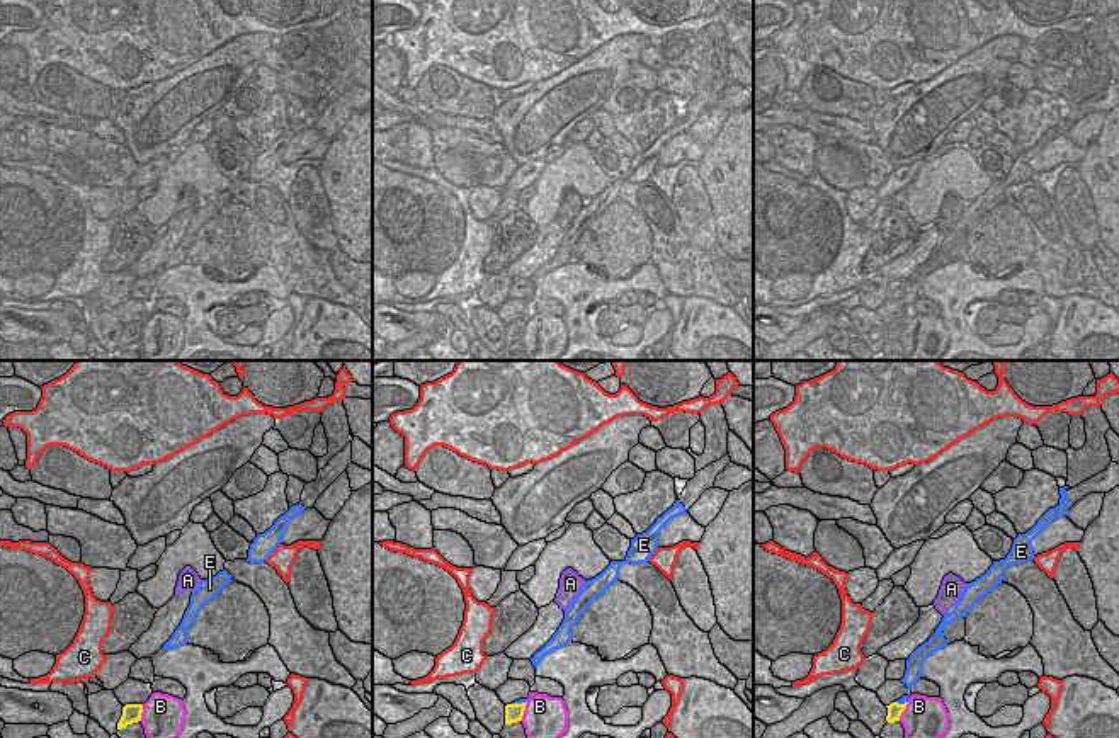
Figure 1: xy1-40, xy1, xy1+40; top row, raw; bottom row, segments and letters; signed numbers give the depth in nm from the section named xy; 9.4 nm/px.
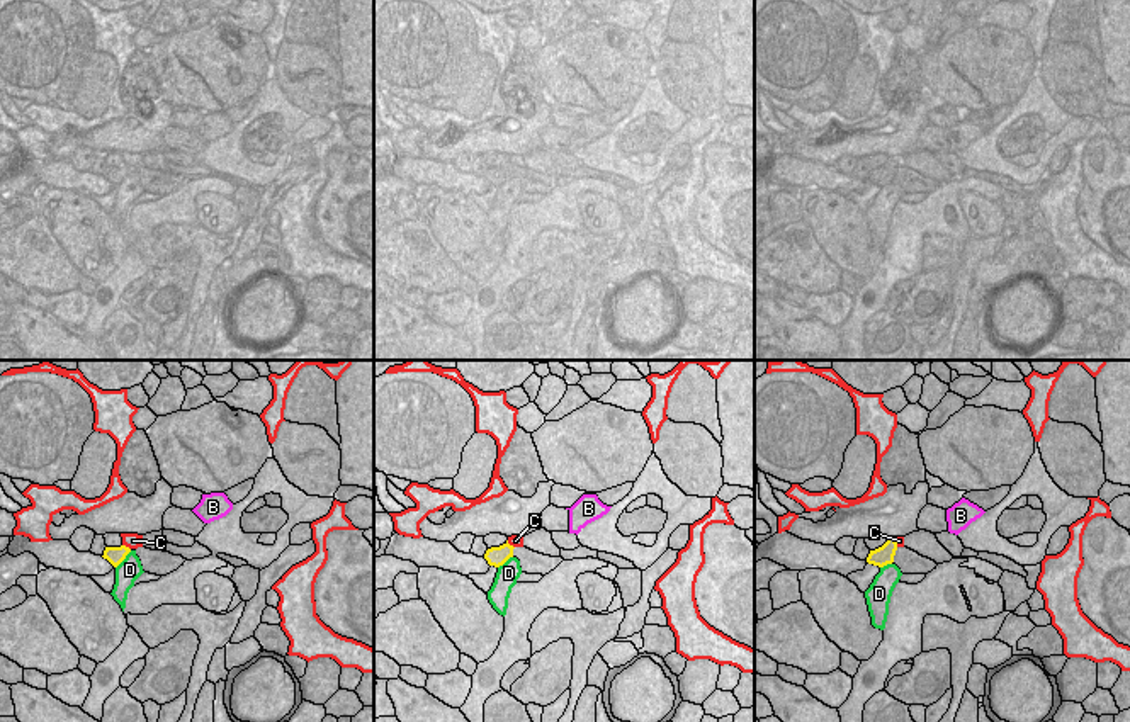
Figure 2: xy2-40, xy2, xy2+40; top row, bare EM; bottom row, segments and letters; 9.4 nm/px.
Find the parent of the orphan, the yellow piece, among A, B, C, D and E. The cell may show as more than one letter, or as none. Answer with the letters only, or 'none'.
A

